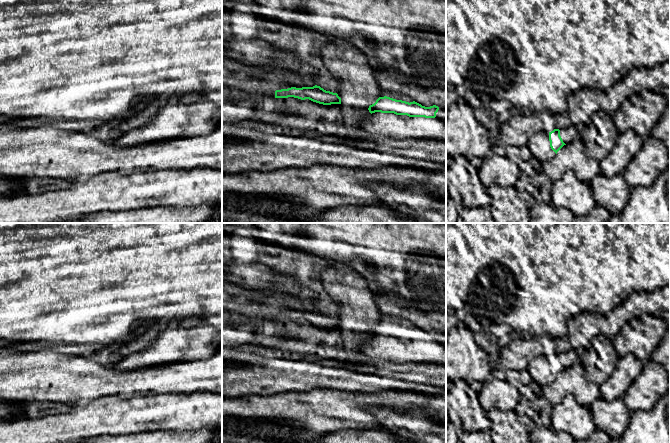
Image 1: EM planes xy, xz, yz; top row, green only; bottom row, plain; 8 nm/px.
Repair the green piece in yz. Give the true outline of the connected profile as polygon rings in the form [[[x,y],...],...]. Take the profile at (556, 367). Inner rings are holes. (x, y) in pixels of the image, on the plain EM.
[[[570,349],[565,353],[554,353],[551,356],[541,355],[534,358],[527,370],[533,381],[541,387],[553,383],[557,376],[579,360],[580,352]]]

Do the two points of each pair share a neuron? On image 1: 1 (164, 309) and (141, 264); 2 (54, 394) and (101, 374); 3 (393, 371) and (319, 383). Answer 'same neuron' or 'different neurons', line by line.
1: same neuron
2: same neuron
3: same neuron

